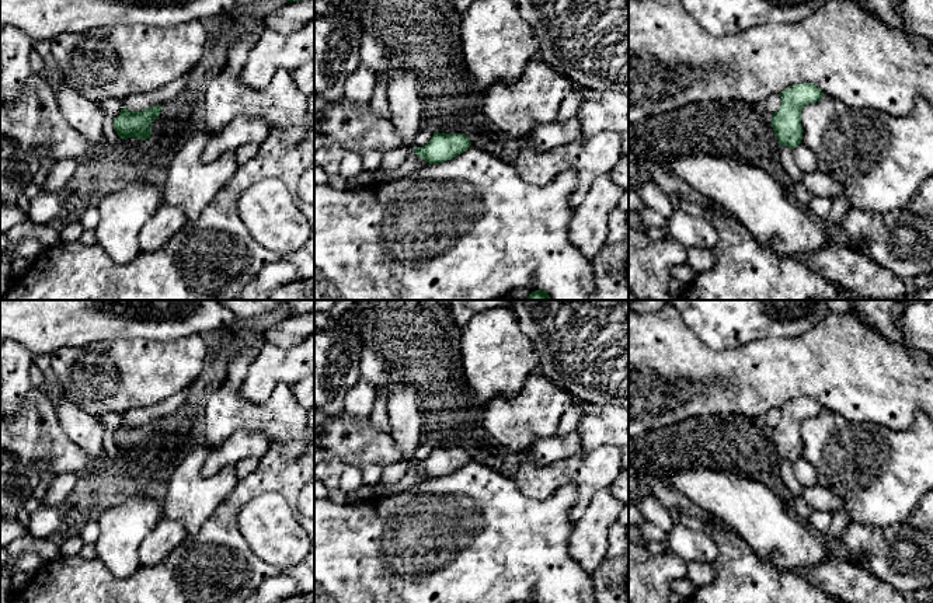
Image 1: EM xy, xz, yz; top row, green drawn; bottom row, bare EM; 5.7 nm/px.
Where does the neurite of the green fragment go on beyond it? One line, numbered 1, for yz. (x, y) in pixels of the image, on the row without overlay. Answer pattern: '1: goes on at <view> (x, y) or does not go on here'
1: does not go on here

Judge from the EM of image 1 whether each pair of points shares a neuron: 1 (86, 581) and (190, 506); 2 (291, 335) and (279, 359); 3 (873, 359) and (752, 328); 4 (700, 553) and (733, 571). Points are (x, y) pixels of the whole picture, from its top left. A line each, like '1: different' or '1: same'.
1: different
2: different
3: different
4: different

